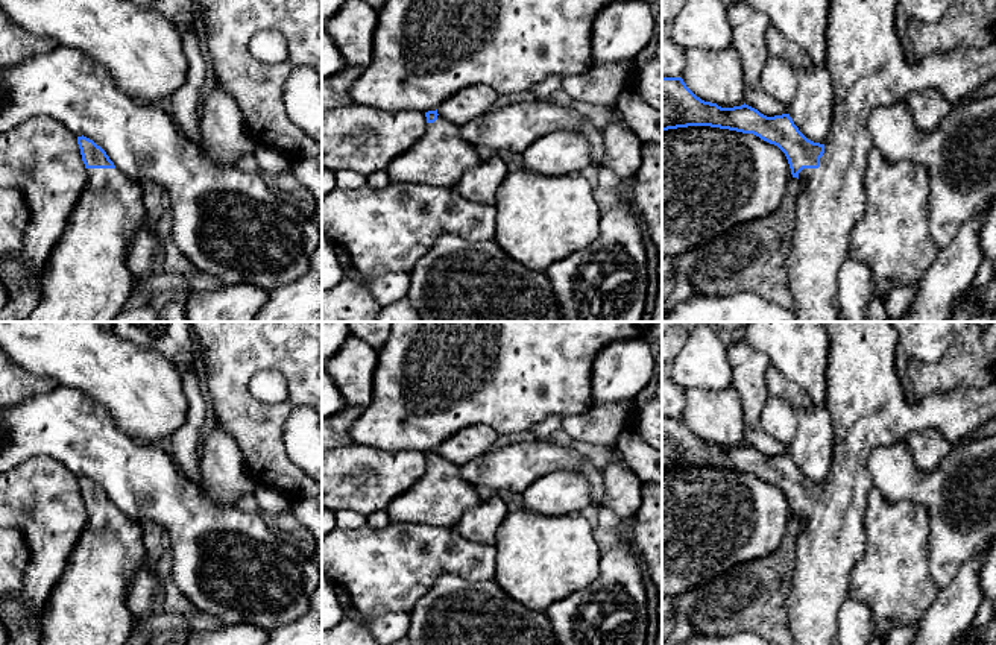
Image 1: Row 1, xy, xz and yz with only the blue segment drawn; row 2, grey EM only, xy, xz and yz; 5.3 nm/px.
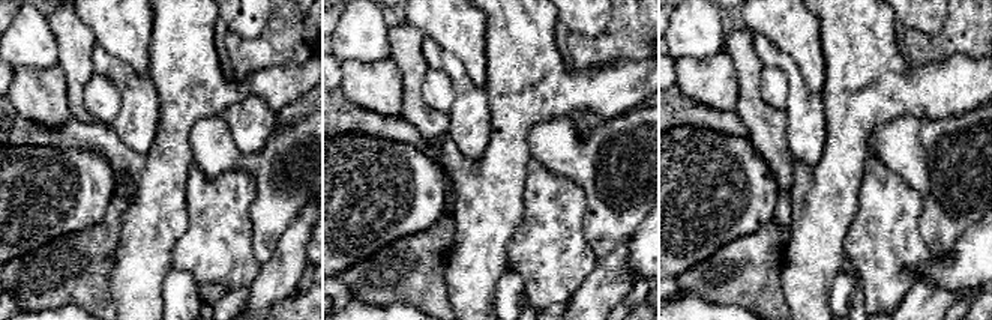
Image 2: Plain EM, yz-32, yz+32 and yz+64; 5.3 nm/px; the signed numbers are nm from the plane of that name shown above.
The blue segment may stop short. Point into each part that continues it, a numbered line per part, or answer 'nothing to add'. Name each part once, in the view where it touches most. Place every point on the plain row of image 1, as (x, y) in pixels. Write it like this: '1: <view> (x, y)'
1: yz (866, 399)

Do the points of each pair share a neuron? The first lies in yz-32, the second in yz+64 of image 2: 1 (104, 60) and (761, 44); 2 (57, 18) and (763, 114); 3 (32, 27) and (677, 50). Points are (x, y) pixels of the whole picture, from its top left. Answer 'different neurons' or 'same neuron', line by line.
1: same neuron
2: same neuron
3: same neuron

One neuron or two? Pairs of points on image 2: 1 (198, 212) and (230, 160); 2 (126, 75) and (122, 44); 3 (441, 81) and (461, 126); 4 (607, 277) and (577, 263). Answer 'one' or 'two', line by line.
1: two
2: two
3: two
4: two

